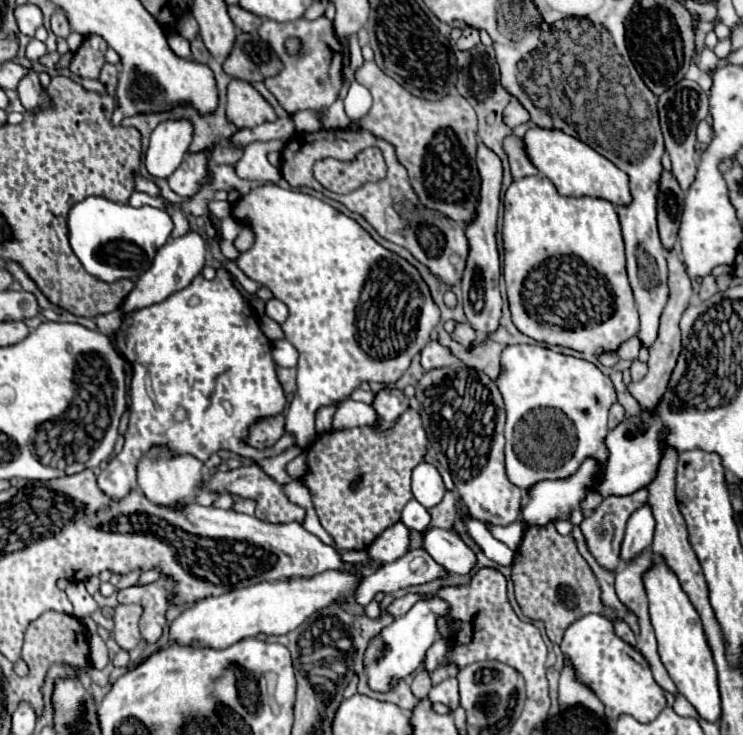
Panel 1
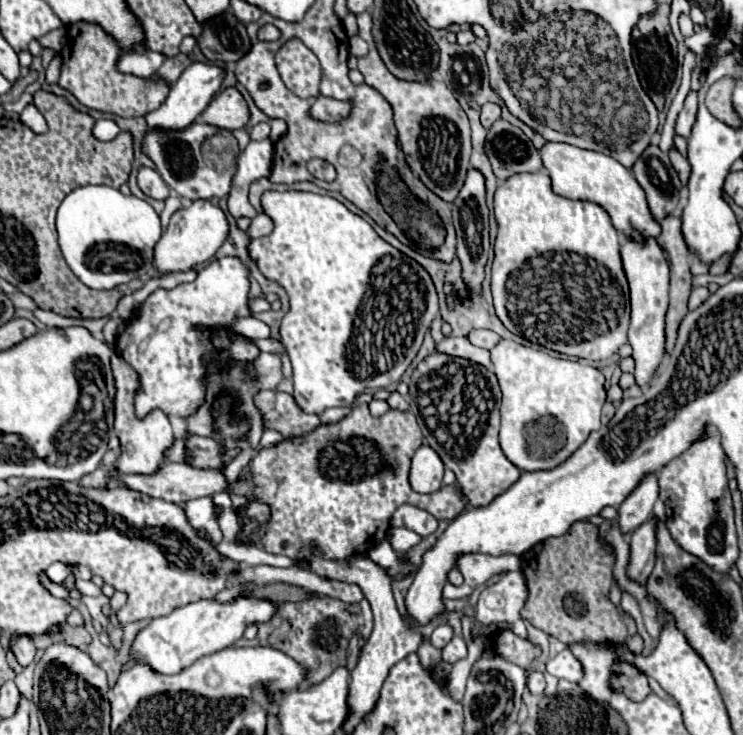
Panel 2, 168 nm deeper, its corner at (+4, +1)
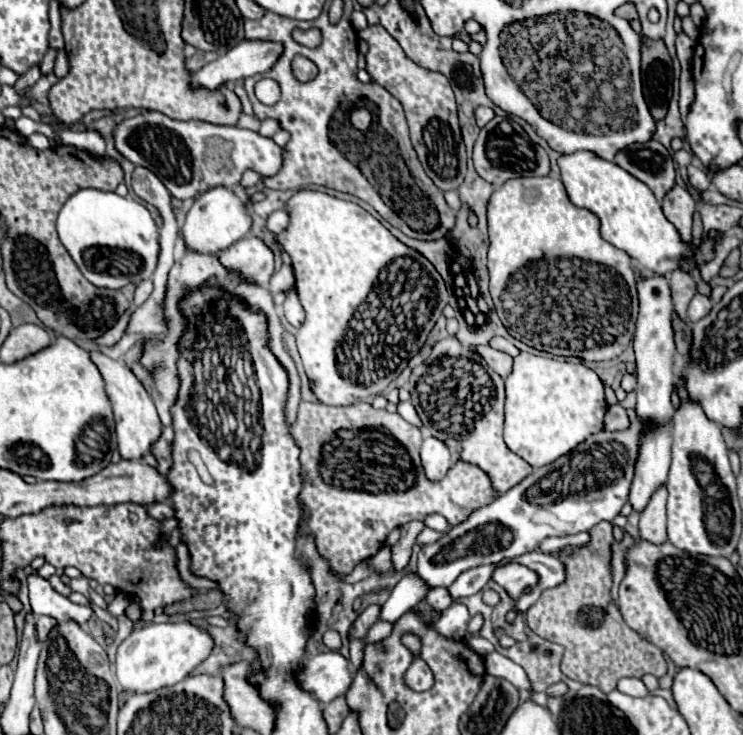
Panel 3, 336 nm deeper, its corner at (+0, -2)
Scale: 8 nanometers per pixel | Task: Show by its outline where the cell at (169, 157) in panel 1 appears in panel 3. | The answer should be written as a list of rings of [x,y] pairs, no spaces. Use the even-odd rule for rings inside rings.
[[[244,39],[232,47],[226,55],[204,65],[190,75],[192,89],[218,91],[228,81],[246,79],[256,73],[266,73],[282,53],[282,45],[270,41],[248,41]]]

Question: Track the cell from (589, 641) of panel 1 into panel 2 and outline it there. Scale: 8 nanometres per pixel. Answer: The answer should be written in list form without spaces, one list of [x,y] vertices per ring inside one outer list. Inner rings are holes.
[[[616,662],[612,666],[610,684],[614,690],[622,690],[628,696],[634,696],[634,700],[642,700],[642,696],[650,694],[650,686],[644,672],[640,672],[636,666],[630,666],[626,662]]]

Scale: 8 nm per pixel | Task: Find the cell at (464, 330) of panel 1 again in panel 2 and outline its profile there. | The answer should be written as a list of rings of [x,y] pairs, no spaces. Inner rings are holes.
[[[472,330],[468,334],[468,340],[474,344],[474,346],[480,346],[480,348],[494,348],[498,342],[500,342],[500,336],[492,330]]]

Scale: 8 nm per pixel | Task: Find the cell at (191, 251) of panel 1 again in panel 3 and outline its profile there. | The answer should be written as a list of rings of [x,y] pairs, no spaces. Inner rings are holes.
[[[214,187],[206,193],[202,193],[198,199],[194,199],[192,207],[184,215],[184,225],[180,229],[180,237],[184,245],[196,253],[218,253],[238,239],[244,239],[250,231],[252,219],[246,211],[244,201],[240,201],[230,189],[226,187]]]

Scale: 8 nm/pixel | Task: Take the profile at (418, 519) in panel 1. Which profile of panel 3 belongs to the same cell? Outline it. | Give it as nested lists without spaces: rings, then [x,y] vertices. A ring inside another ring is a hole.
[[[428,515],[424,519],[424,525],[430,527],[430,529],[434,529],[434,531],[442,531],[442,533],[448,531],[448,521],[442,515]]]

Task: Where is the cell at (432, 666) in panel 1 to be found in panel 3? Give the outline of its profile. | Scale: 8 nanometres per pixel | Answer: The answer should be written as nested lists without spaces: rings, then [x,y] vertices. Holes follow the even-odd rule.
[[[452,603],[434,621],[434,631],[438,631],[438,635],[442,635],[444,639],[464,639],[468,621],[470,621],[468,609],[460,603]]]

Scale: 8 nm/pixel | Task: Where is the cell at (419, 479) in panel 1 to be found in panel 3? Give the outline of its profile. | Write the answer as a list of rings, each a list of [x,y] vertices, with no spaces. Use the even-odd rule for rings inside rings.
[[[426,437],[424,439],[422,449],[420,449],[420,459],[422,459],[424,473],[432,483],[440,481],[452,465],[448,447],[442,441],[438,441],[436,437]]]

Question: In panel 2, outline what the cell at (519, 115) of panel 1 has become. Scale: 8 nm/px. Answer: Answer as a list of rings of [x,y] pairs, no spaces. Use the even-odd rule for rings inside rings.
[[[484,104],[480,110],[480,122],[484,128],[490,128],[490,124],[494,124],[494,120],[500,118],[500,106],[498,104]]]

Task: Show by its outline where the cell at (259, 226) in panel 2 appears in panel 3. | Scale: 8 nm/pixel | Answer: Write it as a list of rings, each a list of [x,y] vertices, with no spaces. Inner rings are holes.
[[[284,209],[274,211],[274,213],[268,217],[268,221],[266,221],[266,227],[268,227],[274,235],[282,233],[282,231],[286,229],[286,225],[288,225],[288,213],[286,213]]]

